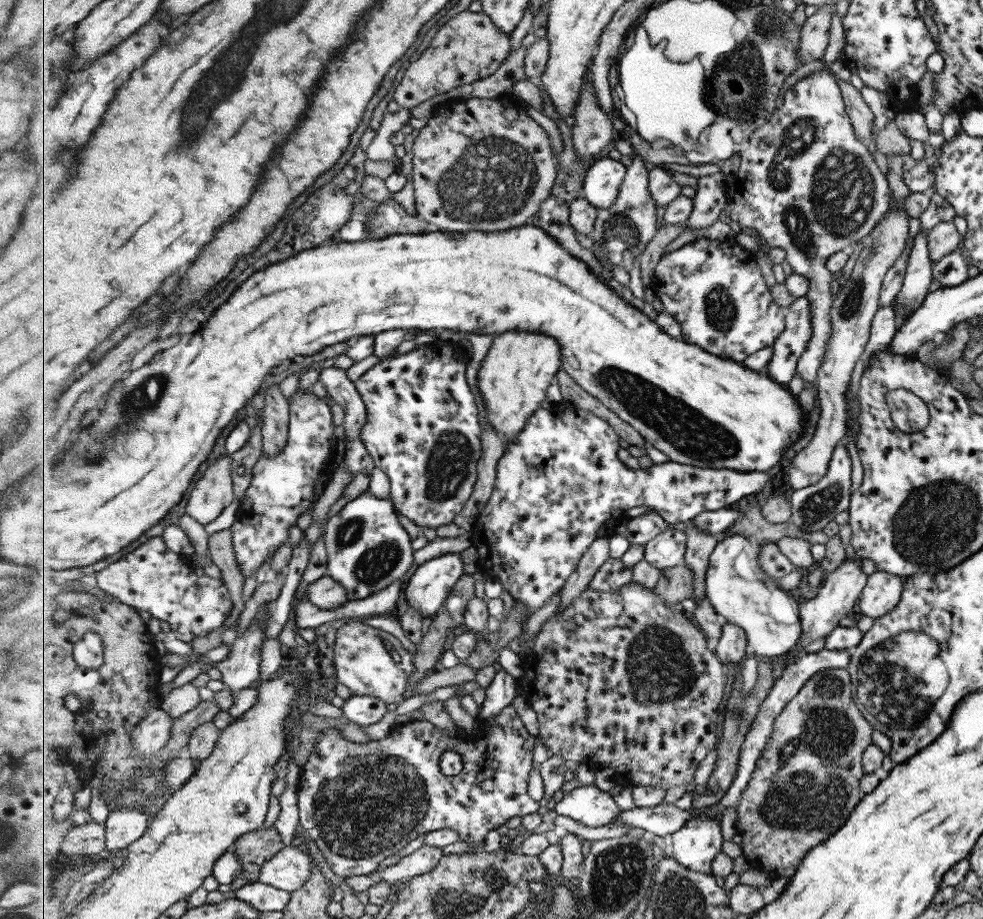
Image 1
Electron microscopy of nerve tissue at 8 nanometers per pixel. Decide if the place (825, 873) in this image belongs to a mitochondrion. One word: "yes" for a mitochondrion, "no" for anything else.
no

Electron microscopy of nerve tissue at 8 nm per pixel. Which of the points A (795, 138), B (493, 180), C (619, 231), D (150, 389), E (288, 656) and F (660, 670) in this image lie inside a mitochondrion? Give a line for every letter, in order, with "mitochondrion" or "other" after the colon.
A: mitochondrion
B: mitochondrion
C: mitochondrion
D: mitochondrion
E: other
F: mitochondrion

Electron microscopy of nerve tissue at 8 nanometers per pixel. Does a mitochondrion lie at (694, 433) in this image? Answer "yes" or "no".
yes

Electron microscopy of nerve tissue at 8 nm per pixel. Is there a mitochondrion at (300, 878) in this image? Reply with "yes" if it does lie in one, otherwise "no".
no

